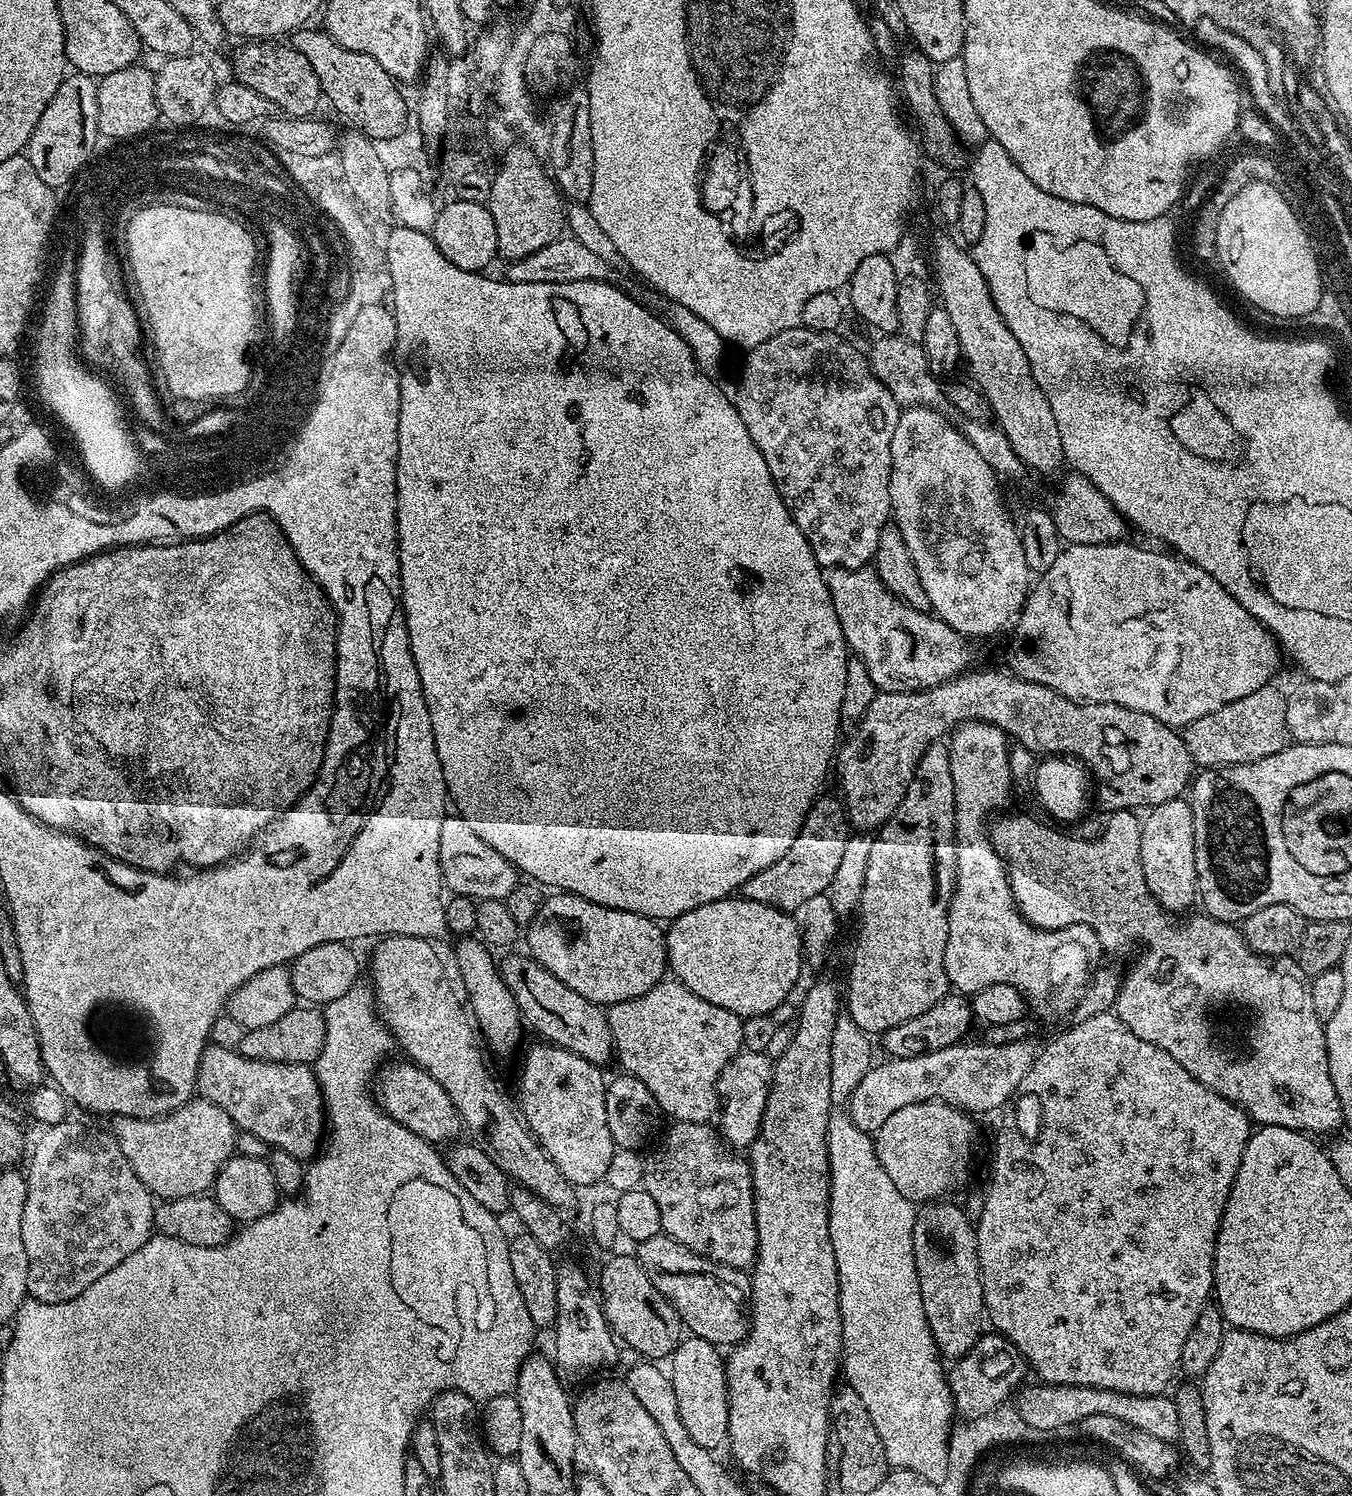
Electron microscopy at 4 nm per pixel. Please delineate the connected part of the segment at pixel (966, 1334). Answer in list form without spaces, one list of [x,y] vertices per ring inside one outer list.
[[[941,1198],[919,1205],[914,1222],[914,1262],[918,1270],[918,1286],[922,1290],[922,1306],[926,1310],[926,1322],[936,1343],[936,1351],[941,1357],[948,1359],[949,1356],[949,1361],[955,1362],[968,1353],[974,1342],[978,1342],[985,1327],[983,1324],[986,1324],[986,1313],[973,1221],[968,1219],[965,1209],[960,1204],[947,1204],[948,1202],[947,1199]]]

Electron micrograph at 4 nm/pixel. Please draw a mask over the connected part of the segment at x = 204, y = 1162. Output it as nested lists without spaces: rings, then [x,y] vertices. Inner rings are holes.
[[[193,1098],[165,1116],[146,1118],[115,1117],[110,1131],[115,1136],[126,1162],[134,1166],[134,1174],[160,1200],[205,1195],[215,1185],[216,1176],[234,1153],[238,1129],[236,1123],[214,1102]]]

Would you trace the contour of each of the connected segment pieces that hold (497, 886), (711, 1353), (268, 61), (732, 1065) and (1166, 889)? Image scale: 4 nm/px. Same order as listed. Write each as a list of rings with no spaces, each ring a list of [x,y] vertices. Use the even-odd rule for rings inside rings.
[[[448,814],[439,835],[439,865],[442,866],[445,887],[458,896],[476,901],[504,900],[520,882],[520,875],[512,863],[486,845],[469,824],[458,814]]]
[[[691,1334],[685,1335],[680,1345],[673,1350],[670,1363],[670,1377],[674,1388],[675,1397],[678,1400],[678,1415],[682,1420],[690,1438],[698,1445],[711,1450],[718,1449],[719,1444],[723,1445],[728,1439],[728,1383],[726,1382],[726,1360],[721,1349],[717,1345],[706,1342],[702,1338]]]
[[[248,42],[232,60],[234,80],[281,107],[285,117],[311,117],[322,104],[320,79],[306,57],[284,42]]]
[[[742,1050],[723,1068],[717,1084],[717,1095],[721,1104],[720,1125],[721,1137],[727,1145],[734,1148],[751,1147],[760,1132],[761,1120],[765,1114],[769,1098],[769,1087],[772,1084],[773,1061],[765,1053]]]
[[[1177,798],[1151,809],[1147,816],[1141,823],[1142,843],[1139,846],[1139,862],[1146,878],[1146,886],[1164,911],[1187,913],[1187,908],[1192,903],[1195,905],[1198,900],[1191,803],[1187,799]]]

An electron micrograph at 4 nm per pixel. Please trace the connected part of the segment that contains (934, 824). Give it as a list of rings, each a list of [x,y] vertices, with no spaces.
[[[947,743],[932,744],[922,754],[916,766],[916,774],[910,778],[910,786],[894,814],[871,837],[870,856],[866,863],[866,882],[862,886],[862,898],[858,909],[860,929],[856,932],[856,945],[852,948],[852,965],[848,968],[848,992],[846,988],[846,1014],[863,1032],[883,1034],[894,1026],[902,1026],[902,1022],[910,1022],[910,1018],[918,1018],[918,1014],[926,1014],[930,1006],[934,1006],[949,995],[950,981],[946,974],[944,955],[946,954],[946,934],[948,933],[948,904],[952,901],[952,891],[956,889],[956,807],[954,806],[954,778],[950,775],[950,758]]]

